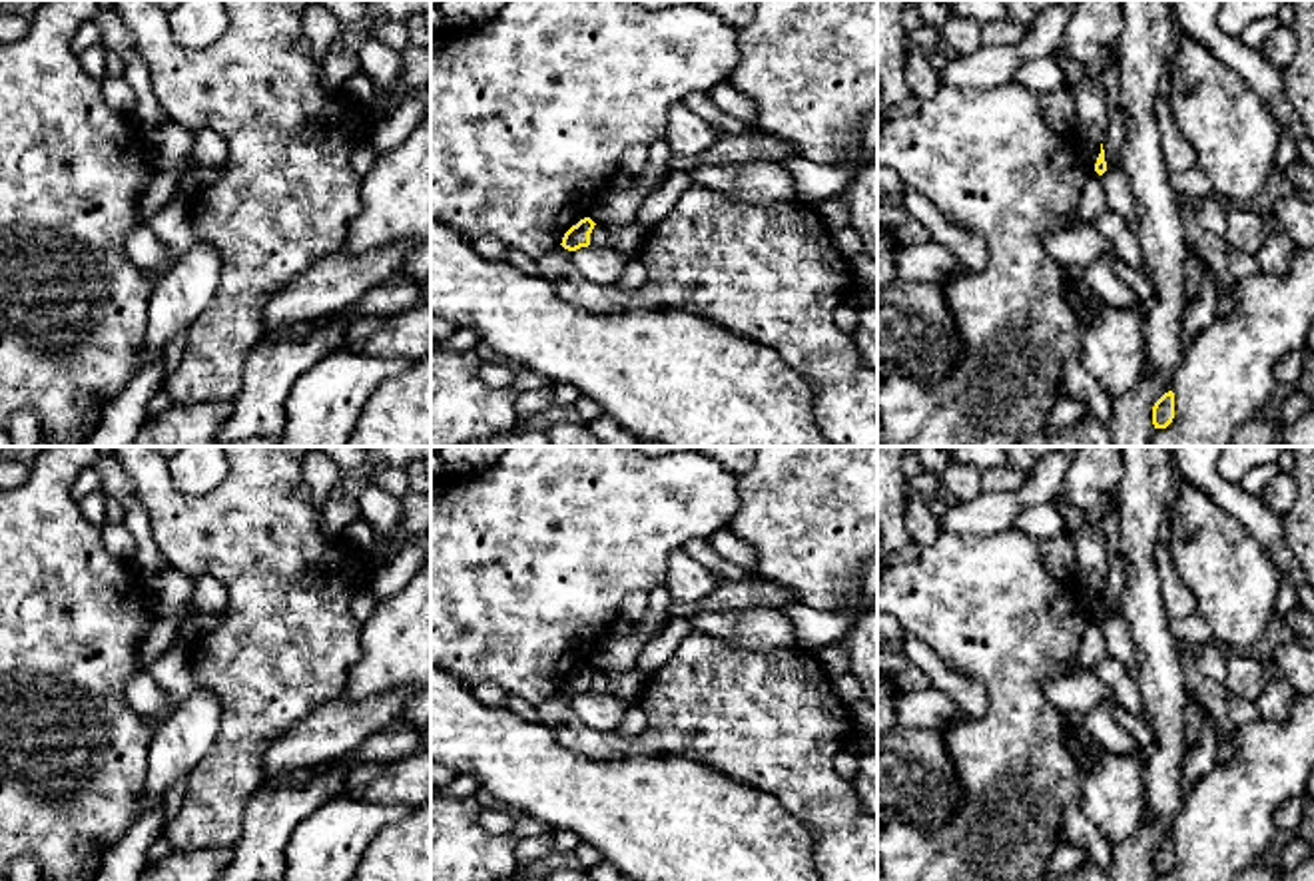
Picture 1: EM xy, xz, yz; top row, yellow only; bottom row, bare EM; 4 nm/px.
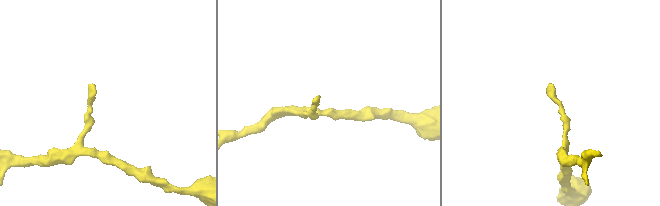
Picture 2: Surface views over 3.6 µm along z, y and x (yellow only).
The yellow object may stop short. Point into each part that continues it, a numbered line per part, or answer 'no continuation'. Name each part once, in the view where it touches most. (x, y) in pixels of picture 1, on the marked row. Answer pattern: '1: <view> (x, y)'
no continuation

